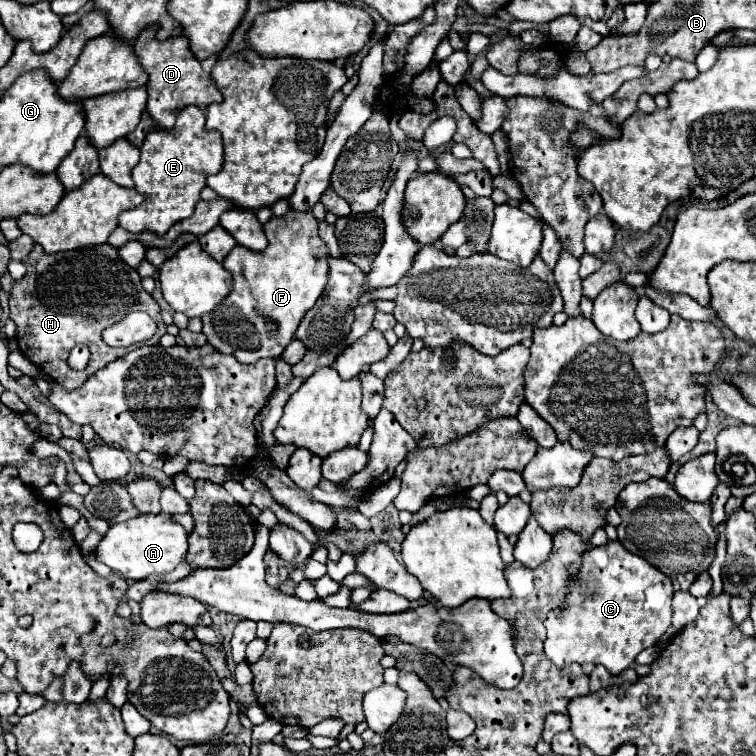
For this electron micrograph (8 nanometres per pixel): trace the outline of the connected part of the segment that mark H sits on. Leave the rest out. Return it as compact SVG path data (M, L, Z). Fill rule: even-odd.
M34 244L34 250L22 262L26 266L26 274L14 282L10 292L10 318L18 326L18 350L68 392L80 388L96 370L128 354L128 350L110 350L110 346L100 338L104 328L116 324L116 320L122 320L128 312L142 310L154 318L158 332L152 338L152 346L156 346L166 334L160 306L142 288L138 272L128 268L128 264L120 260L118 250L110 244L58 254L44 254L42 248ZM76 344L86 344L92 352L90 364L82 372L68 366L68 354Z

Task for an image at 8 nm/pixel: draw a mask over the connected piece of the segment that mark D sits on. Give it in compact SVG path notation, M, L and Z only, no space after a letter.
M146 28L134 40L134 50L136 50L140 64L144 66L144 70L150 76L148 84L146 84L146 88L148 88L148 112L158 122L160 128L172 128L180 110L190 106L190 104L208 106L212 102L222 100L222 92L216 88L210 74L206 74L202 70L200 62L196 60L196 56L192 56L192 50L190 50L186 36L178 34L178 36L172 36L164 42L160 42L156 38L156 28Z

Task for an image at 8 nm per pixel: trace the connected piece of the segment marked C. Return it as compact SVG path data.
M618 540L588 548L580 572L566 588L564 604L548 612L544 652L560 668L572 662L592 662L606 666L612 674L620 674L632 666L644 648L656 646L672 624L672 594L672 580L622 548Z

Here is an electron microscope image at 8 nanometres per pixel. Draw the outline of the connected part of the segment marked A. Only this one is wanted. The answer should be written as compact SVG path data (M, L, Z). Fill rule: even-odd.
M140 514L132 520L112 524L96 548L96 558L126 580L144 580L150 574L172 572L186 556L188 532L170 514Z

